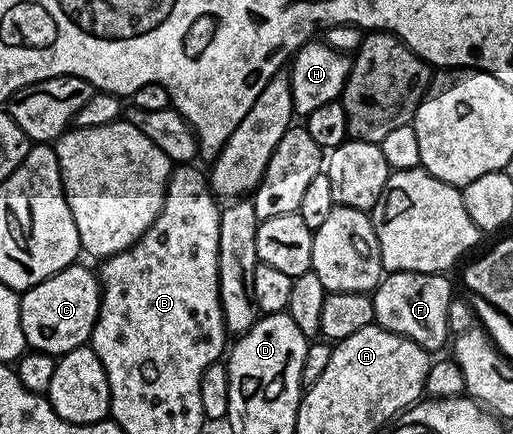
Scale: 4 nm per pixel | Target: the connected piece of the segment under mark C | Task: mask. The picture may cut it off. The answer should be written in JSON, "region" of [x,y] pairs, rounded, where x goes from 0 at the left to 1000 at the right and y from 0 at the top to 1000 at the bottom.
{"region":[[[158,606],[131,611],[121,624],[97,634],[82,652],[45,668],[39,689],[39,753],[49,797],[74,813],[123,818],[158,802],[177,779],[179,756],[187,751],[187,730],[195,724],[195,643]]]}

